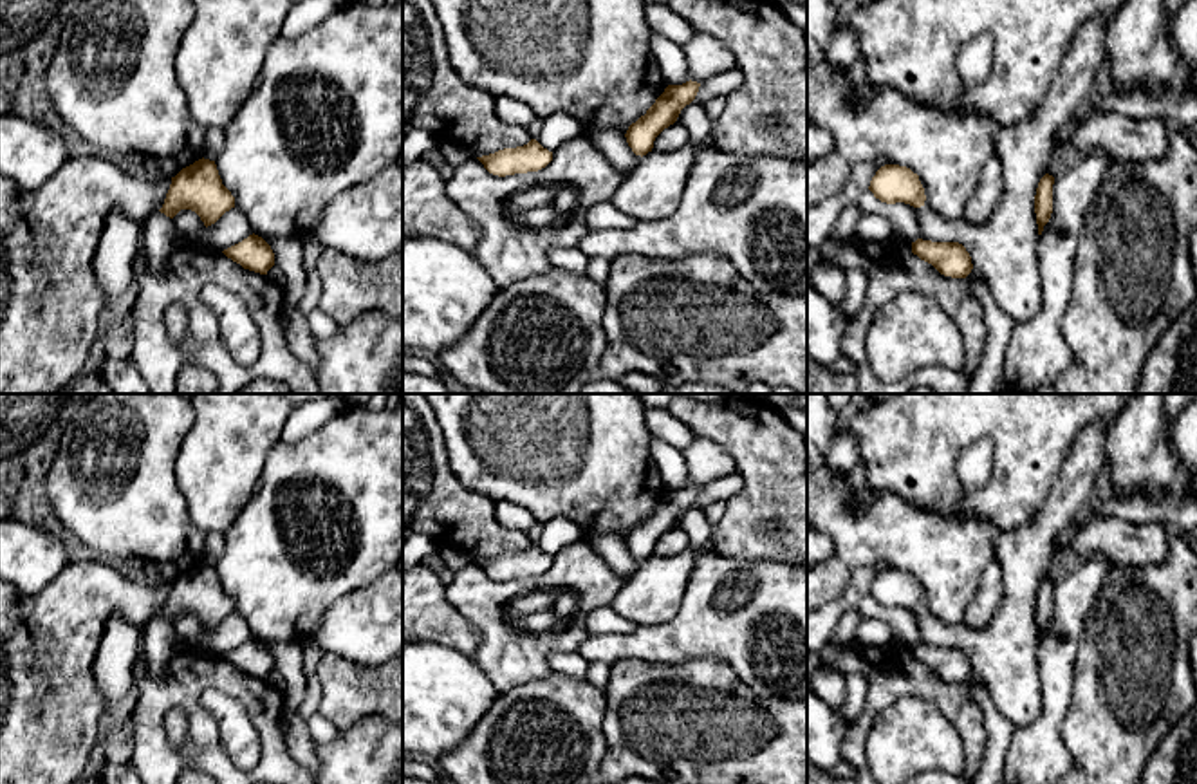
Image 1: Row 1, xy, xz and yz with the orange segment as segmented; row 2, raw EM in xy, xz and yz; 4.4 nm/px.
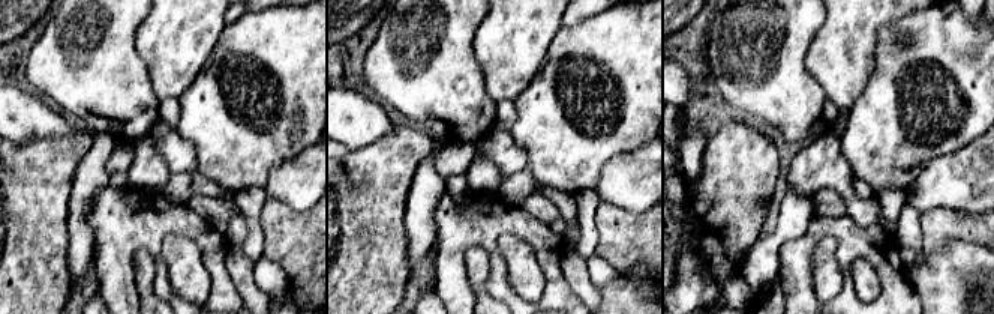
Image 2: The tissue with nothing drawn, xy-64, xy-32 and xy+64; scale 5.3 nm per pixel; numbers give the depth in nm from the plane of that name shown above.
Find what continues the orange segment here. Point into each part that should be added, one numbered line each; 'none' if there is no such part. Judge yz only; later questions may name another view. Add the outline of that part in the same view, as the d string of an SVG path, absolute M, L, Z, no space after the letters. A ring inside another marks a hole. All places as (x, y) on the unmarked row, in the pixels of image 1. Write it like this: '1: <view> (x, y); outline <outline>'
none

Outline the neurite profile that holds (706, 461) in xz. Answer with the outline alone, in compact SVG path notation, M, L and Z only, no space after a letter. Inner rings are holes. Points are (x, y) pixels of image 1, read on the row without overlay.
M695 437L682 452L691 486L706 484L735 473L735 461L728 450L708 437Z

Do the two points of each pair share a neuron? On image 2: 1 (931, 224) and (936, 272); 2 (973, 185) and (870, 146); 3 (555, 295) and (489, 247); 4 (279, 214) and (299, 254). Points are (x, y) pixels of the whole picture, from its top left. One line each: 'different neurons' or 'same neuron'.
1: different neurons
2: different neurons
3: same neuron
4: same neuron

